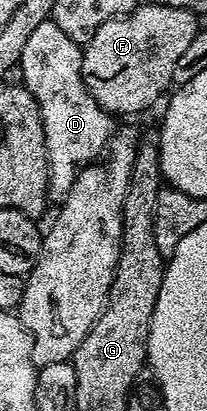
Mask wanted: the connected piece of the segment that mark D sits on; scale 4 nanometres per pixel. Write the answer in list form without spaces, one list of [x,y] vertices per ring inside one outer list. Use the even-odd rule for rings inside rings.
[[[50,19],[43,21],[38,27],[34,27],[33,34],[26,41],[26,47],[22,49],[18,66],[19,80],[24,88],[30,91],[30,95],[38,103],[42,131],[46,139],[46,155],[48,156],[48,195],[52,199],[63,199],[67,196],[77,175],[90,164],[93,164],[107,150],[108,142],[114,132],[113,114],[108,113],[86,91],[86,83],[82,79],[82,49],[81,46],[70,39],[70,35],[62,32]]]

